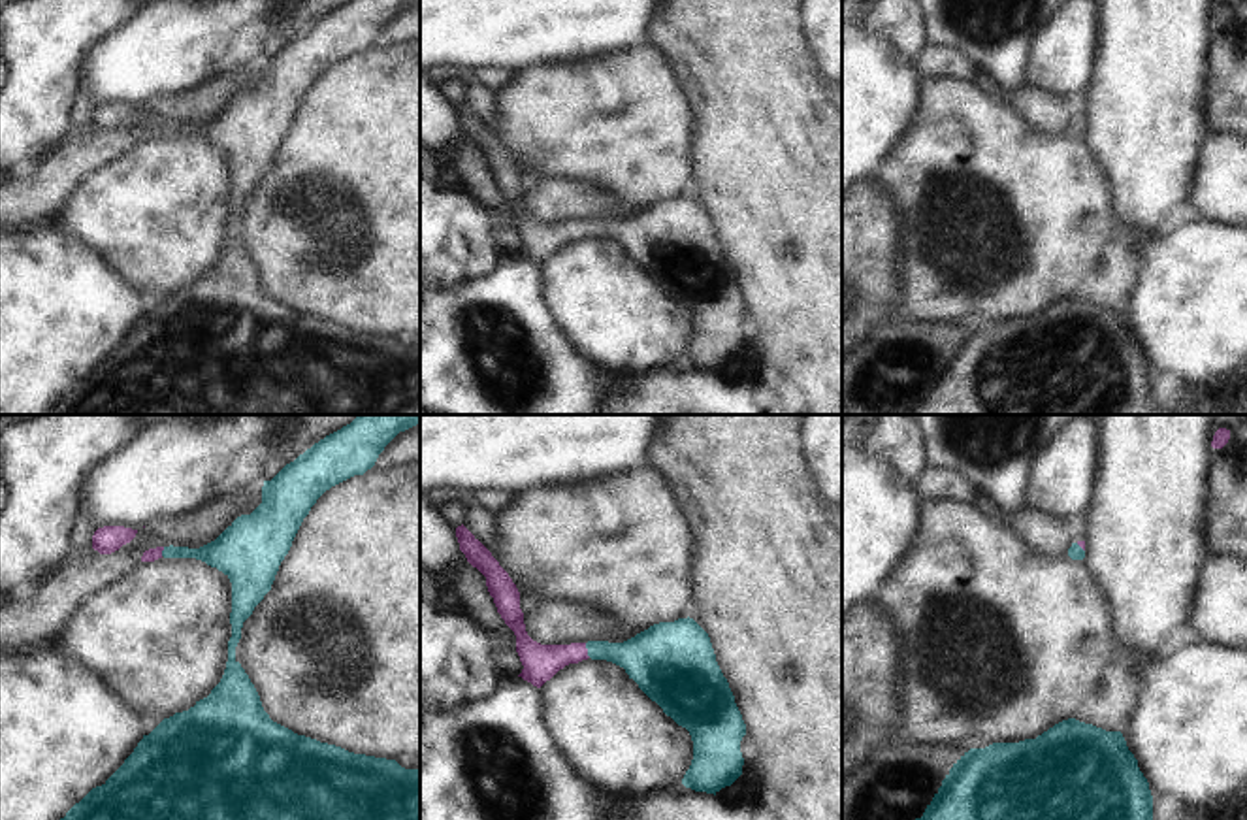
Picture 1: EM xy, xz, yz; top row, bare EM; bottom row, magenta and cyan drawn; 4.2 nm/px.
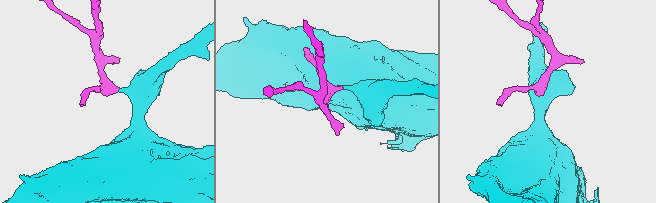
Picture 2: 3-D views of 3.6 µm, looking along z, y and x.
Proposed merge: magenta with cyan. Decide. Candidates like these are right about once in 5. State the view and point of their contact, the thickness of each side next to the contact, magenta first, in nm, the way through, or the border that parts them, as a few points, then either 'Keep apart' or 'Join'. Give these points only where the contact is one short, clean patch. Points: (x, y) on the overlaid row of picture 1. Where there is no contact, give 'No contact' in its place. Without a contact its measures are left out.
Touches magenta at xz (586, 651). Thickness 160 nm (magenta) against 200 nm. Path across: xz (541, 662), (586, 651), (645, 656). Join

